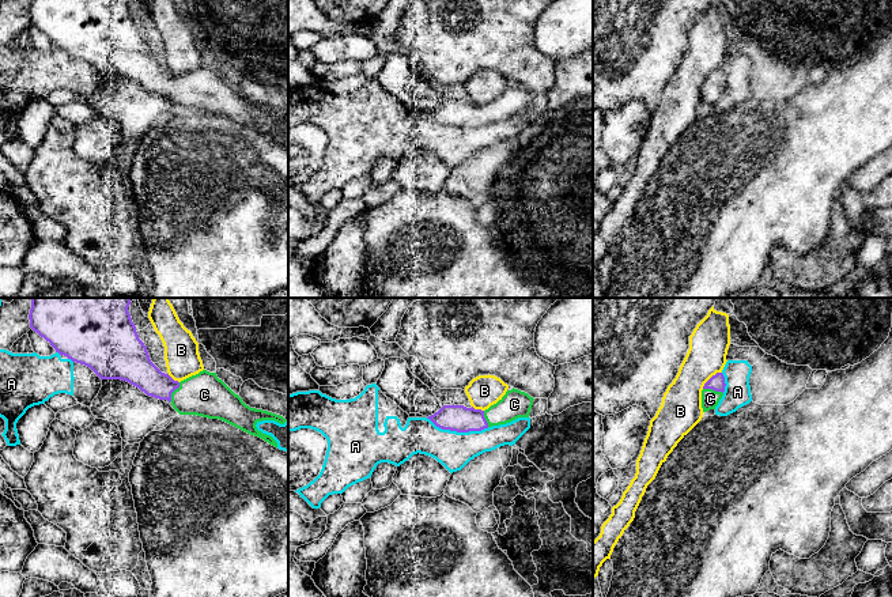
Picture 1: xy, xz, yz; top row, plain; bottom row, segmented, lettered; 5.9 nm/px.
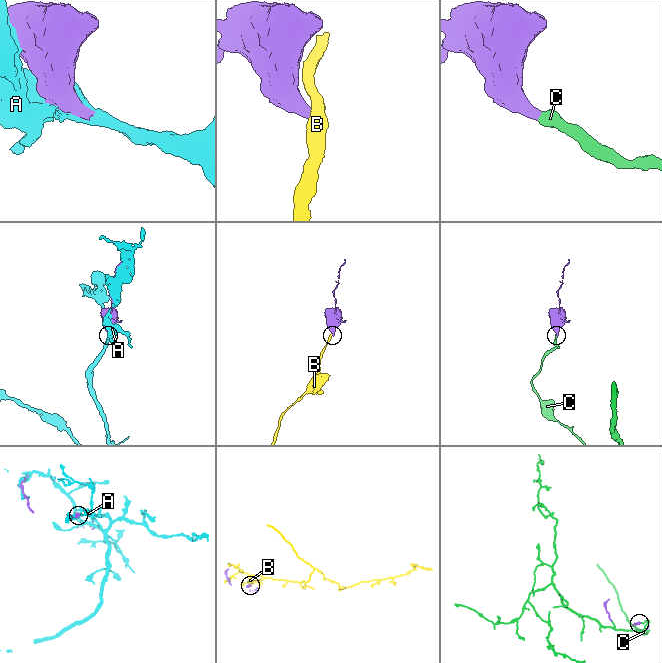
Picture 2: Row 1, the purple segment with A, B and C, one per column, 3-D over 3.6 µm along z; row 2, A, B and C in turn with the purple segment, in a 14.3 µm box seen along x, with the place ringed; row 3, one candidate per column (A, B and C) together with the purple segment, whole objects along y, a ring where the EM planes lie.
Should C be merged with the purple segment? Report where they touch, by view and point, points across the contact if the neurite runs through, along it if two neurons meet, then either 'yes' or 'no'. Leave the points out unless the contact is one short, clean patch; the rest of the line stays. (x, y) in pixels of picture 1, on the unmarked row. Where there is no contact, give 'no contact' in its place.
contact xy (173, 86); yes

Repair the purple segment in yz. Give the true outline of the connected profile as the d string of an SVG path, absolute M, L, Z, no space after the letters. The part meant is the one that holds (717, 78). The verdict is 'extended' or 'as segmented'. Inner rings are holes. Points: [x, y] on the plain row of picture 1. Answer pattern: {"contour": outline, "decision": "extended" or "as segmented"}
{"contour": "M717 68L704 79L702 86L703 107L715 105L715 102L718 101L719 95L723 91L725 82L726 79L722 68Z", "decision": "extended"}

